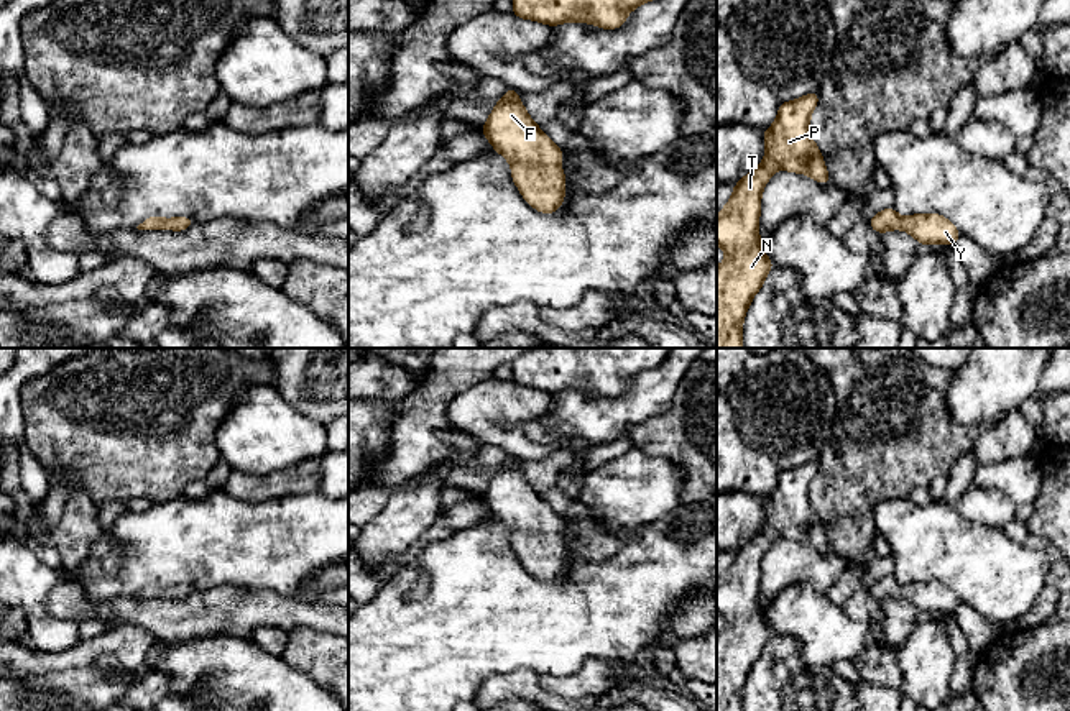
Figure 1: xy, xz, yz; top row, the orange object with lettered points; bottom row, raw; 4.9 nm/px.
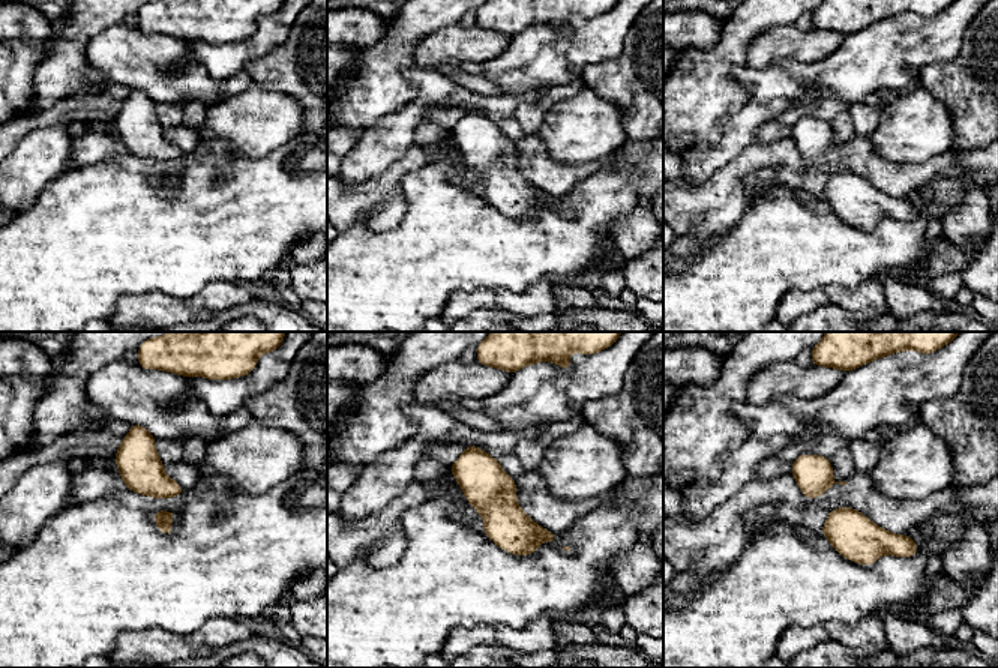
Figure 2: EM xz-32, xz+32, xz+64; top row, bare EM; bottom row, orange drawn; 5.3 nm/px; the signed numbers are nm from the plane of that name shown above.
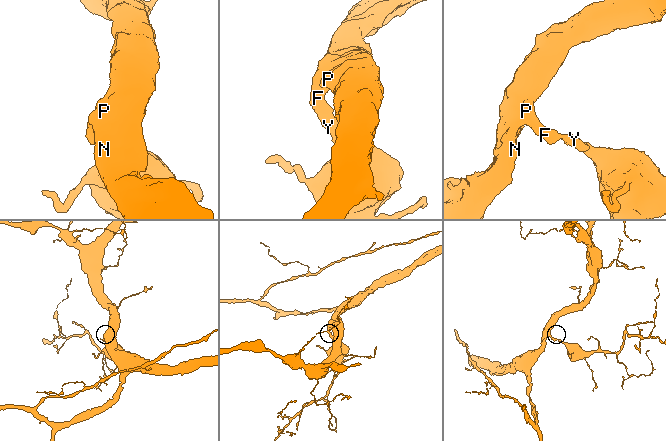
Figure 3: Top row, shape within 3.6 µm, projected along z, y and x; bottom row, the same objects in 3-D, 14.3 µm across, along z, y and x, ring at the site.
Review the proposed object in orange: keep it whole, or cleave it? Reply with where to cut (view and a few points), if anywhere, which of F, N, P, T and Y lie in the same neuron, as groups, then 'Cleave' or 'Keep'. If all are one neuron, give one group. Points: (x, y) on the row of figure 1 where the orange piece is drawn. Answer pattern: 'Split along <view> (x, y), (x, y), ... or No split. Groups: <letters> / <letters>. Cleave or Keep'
No split. Groups: F N P T Y. Keep

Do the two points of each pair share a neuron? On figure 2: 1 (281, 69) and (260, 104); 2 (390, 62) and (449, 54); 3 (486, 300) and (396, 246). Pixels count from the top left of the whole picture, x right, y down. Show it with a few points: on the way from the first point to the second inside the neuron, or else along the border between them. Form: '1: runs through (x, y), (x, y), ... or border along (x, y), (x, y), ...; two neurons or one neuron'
1: border along (252, 81), (264, 89), (288, 93), (300, 107); two neurons
2: border along (435, 30), (417, 44), (414, 65); two neurons
3: border along (491, 288), (456, 291), (446, 303), (443, 312); two neurons

